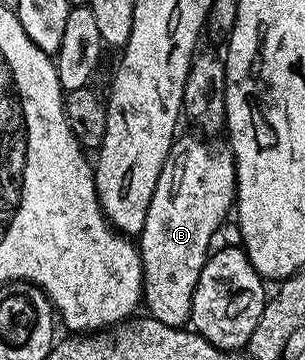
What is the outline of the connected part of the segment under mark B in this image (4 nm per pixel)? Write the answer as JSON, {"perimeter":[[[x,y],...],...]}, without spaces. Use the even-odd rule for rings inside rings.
{"perimeter":[[[196,133],[191,134],[181,134],[172,140],[172,148],[156,182],[154,197],[150,197],[150,209],[146,209],[146,225],[142,225],[138,236],[140,260],[144,270],[143,306],[148,306],[147,314],[151,318],[171,327],[184,327],[191,320],[194,289],[213,246],[212,238],[223,225],[224,218],[227,215],[229,218],[236,201],[236,163],[232,159],[231,147],[223,142],[211,147],[207,138]]]}

